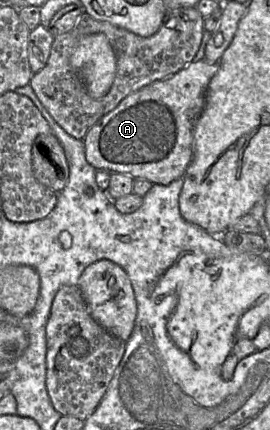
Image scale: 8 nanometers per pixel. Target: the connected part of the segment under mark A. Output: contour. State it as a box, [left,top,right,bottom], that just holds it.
[82,61,218,185]

